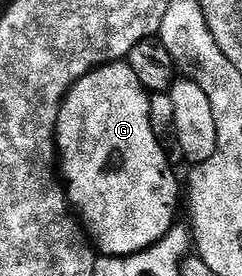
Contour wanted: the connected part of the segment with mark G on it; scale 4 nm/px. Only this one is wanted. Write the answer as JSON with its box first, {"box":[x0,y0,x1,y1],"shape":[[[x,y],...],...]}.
{"box":[56,61,182,258],"shape":[[[127,61],[108,62],[104,66],[98,66],[91,70],[82,80],[78,80],[68,89],[68,94],[64,97],[64,102],[60,105],[58,112],[58,124],[56,125],[56,148],[58,151],[58,170],[62,175],[64,189],[68,195],[71,209],[75,217],[82,223],[93,247],[101,255],[110,258],[129,258],[131,254],[142,252],[150,248],[177,221],[176,205],[182,202],[182,182],[176,179],[173,163],[168,161],[168,153],[158,144],[158,136],[154,136],[154,128],[150,128],[150,94],[144,89],[141,80],[133,69],[128,66]]]}

